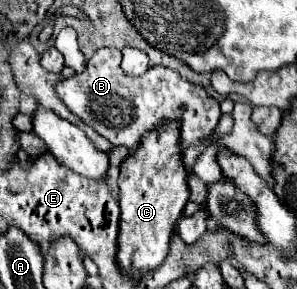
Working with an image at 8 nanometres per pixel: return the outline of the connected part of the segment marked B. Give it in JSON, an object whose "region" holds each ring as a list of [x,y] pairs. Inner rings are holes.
{"region":[[[105,47],[87,61],[83,73],[57,83],[57,95],[65,105],[113,145],[137,149],[145,133],[173,121],[179,123],[179,147],[187,149],[215,129],[221,117],[219,101],[203,87],[185,81],[181,75],[161,65],[151,67],[141,77],[129,77],[121,71],[119,63],[121,51]]]}

